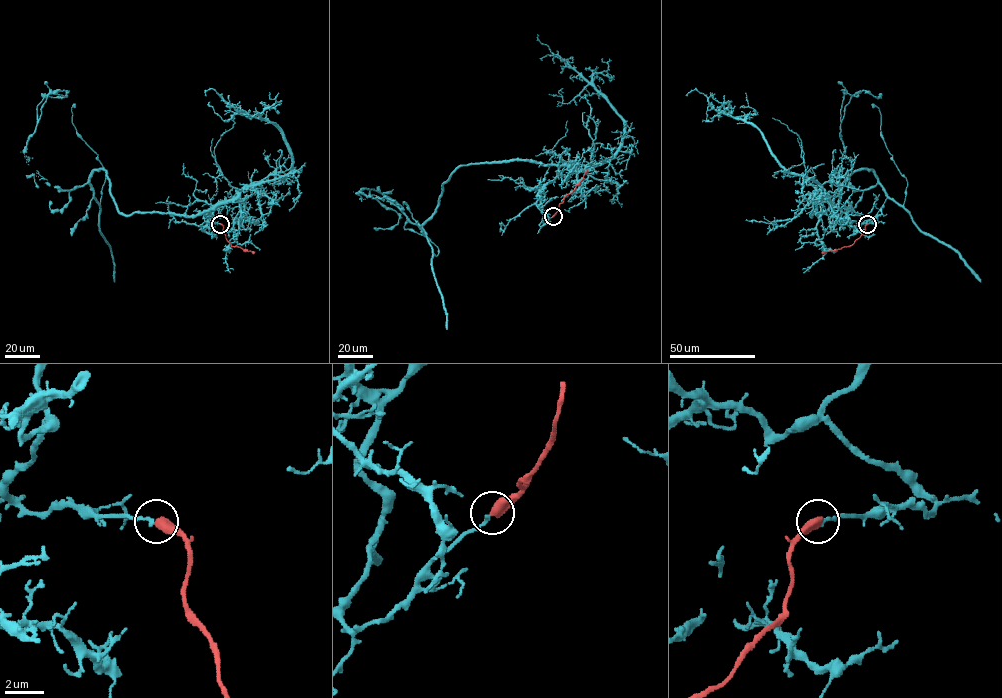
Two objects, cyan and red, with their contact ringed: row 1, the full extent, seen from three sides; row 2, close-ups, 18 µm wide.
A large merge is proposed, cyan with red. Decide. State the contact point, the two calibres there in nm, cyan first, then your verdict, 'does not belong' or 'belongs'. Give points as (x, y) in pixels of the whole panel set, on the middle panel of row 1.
place (553, 216); calibres 180 and 500 nm; does not belong

